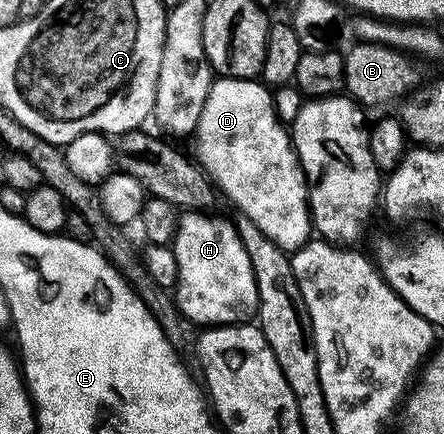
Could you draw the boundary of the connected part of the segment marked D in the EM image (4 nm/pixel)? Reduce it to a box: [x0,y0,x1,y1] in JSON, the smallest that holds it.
[197,79,311,250]

